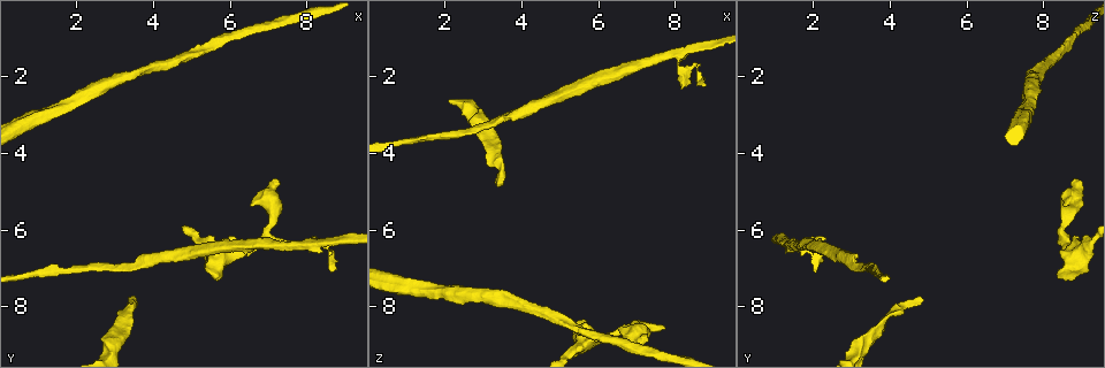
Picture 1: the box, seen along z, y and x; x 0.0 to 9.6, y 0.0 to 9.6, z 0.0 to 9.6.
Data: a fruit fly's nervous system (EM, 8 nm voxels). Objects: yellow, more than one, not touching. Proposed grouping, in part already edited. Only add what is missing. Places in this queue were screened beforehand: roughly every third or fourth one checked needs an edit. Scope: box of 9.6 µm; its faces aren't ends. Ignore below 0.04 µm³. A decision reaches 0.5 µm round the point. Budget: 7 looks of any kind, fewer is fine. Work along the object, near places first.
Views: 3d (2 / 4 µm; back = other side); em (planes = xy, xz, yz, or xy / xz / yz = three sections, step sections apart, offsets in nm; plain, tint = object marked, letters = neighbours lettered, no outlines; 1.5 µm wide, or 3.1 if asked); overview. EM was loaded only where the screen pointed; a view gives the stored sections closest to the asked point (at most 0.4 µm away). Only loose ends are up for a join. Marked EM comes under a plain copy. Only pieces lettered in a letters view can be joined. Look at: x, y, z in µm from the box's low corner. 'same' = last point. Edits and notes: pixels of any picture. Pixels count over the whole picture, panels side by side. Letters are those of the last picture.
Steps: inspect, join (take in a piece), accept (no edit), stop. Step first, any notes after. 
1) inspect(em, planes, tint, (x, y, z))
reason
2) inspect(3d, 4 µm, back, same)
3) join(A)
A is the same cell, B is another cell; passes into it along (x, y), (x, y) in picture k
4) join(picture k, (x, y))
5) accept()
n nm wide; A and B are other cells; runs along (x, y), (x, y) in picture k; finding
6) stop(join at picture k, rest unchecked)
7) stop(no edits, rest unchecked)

inspect(em, planes, letters, (7.25, 4.85, 8.80))
stops while still wide

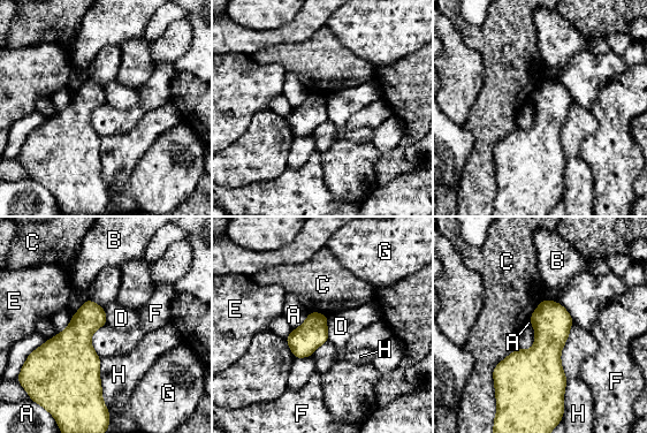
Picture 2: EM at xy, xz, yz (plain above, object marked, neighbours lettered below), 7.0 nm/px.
accept()
A, B, C, D, E, F, G and H are other cells; no lettered piece goes on from it

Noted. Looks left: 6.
inspect(em, planes, letters, (8.25, 6.25, 2.30))
branch stops here

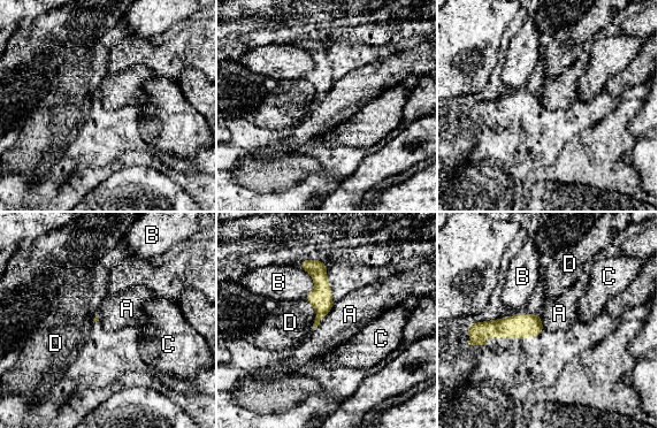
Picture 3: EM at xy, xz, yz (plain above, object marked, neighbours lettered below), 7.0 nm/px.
accept()
B touches over 220 nm; A, B, C and D are other cells; border along (334, 304), (323, 319) in picture 3; no lettered piece goes on from it

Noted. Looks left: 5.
inspect(3d, 2 µm, (3.40, 7.80, 4.80))
thin end

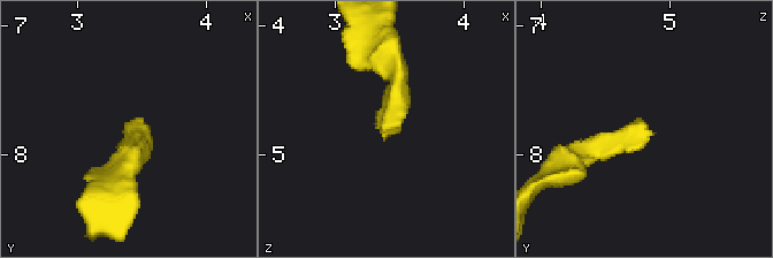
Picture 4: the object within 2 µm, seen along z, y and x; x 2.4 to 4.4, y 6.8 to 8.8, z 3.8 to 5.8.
inspect(em, xy, step 4, tint, (3.38, 7.86, 4.88))

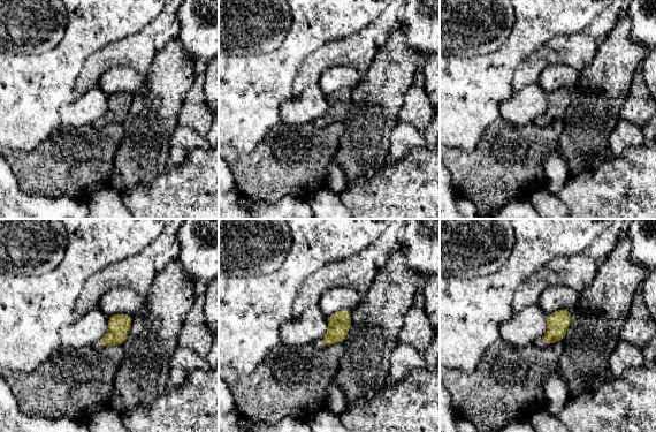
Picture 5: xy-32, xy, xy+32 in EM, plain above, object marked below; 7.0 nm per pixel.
inspect(em, yz, step 8, letters, same)

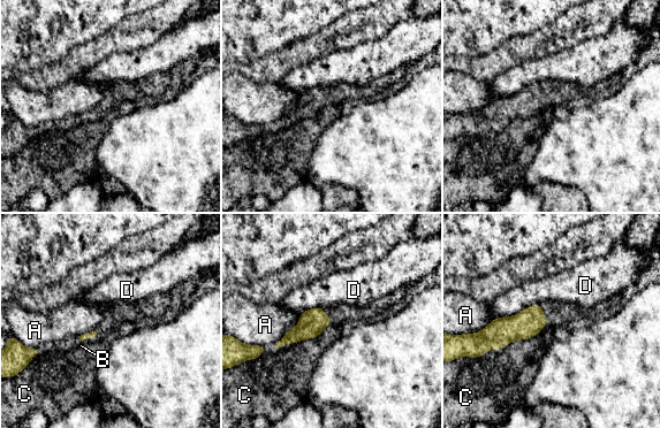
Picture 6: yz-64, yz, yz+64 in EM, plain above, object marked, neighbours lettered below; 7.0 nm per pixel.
accept()
D touches over 320 nm; A, B, C and D are other cells; border along (302, 313), (297, 325), (273, 346) in picture 6; none of them fits

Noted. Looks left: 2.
stop(no edits, rest unchecked)

